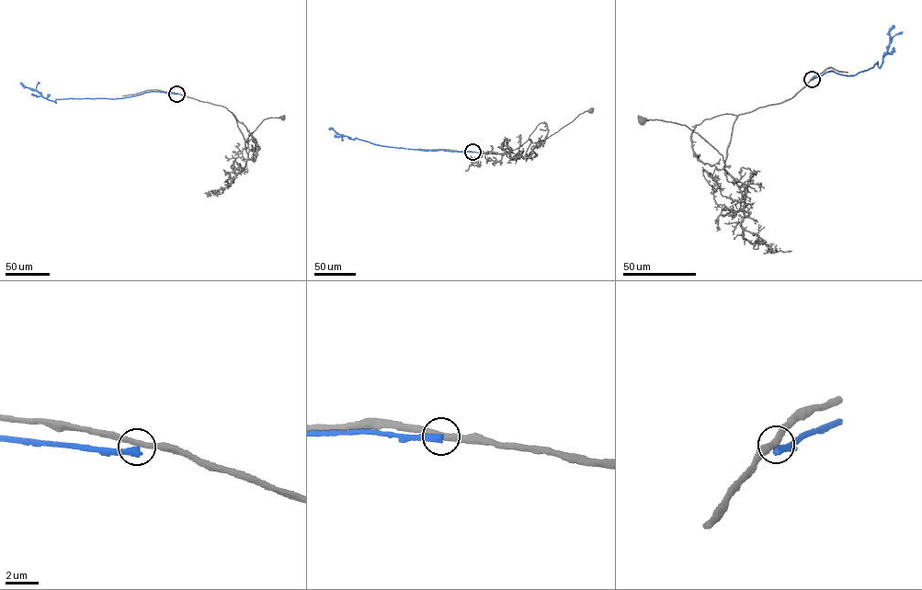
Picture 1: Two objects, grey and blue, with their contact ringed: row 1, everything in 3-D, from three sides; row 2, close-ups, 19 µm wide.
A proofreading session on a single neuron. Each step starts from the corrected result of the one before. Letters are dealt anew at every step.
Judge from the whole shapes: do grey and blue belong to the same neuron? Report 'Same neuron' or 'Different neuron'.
Different neuron

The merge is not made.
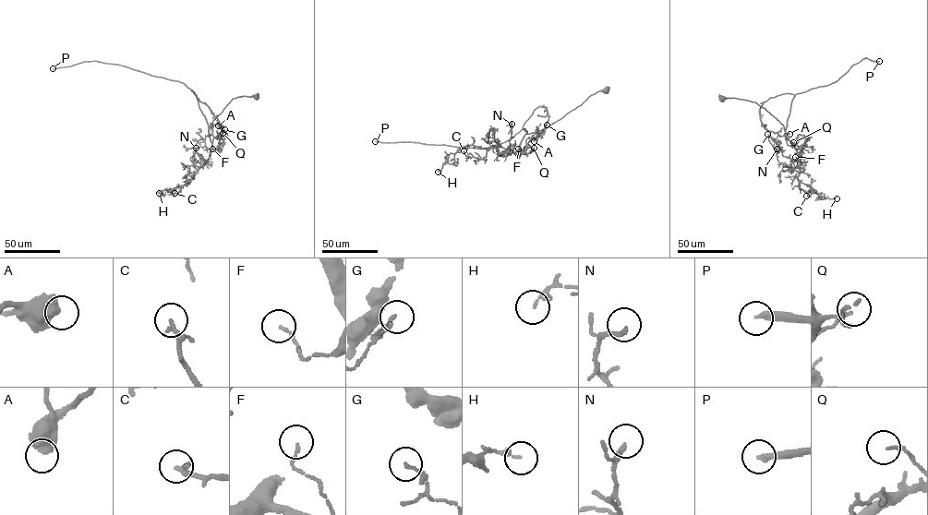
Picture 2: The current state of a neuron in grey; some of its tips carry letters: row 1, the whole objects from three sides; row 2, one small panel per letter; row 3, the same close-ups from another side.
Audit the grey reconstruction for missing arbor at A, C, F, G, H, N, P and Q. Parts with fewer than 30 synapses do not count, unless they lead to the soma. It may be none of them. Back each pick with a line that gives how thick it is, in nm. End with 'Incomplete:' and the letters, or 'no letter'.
P: 280 nm thick
Incomplete: P

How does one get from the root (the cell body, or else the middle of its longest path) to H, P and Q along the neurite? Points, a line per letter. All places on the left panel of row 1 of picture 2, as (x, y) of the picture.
H: (256, 97), (232, 99), (210, 126), (212, 147), (208, 161), (186, 185), (162, 190), (162, 195), (159, 193)
P: (256, 97), (232, 99), (209, 128), (198, 98), (179, 81), (97, 61), (53, 68)
Q: (256, 97), (232, 99), (210, 125), (210, 141), (214, 137), (220, 137), (222, 133)

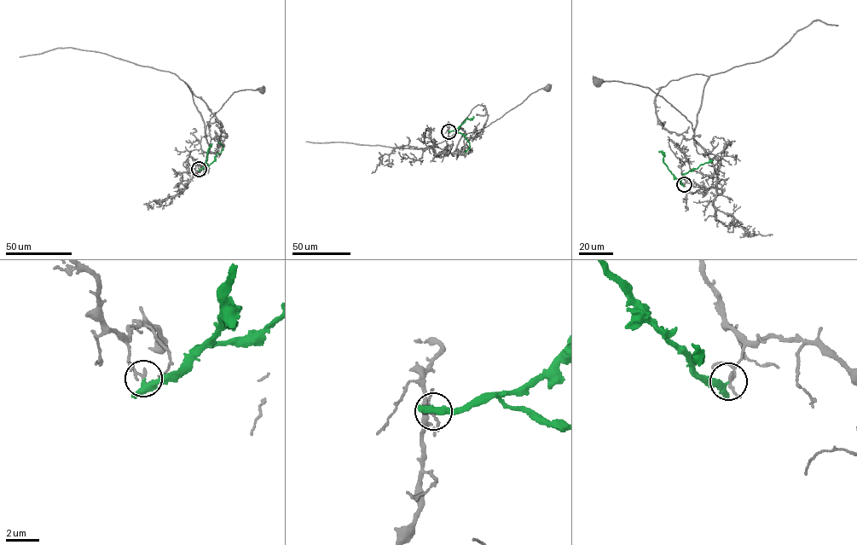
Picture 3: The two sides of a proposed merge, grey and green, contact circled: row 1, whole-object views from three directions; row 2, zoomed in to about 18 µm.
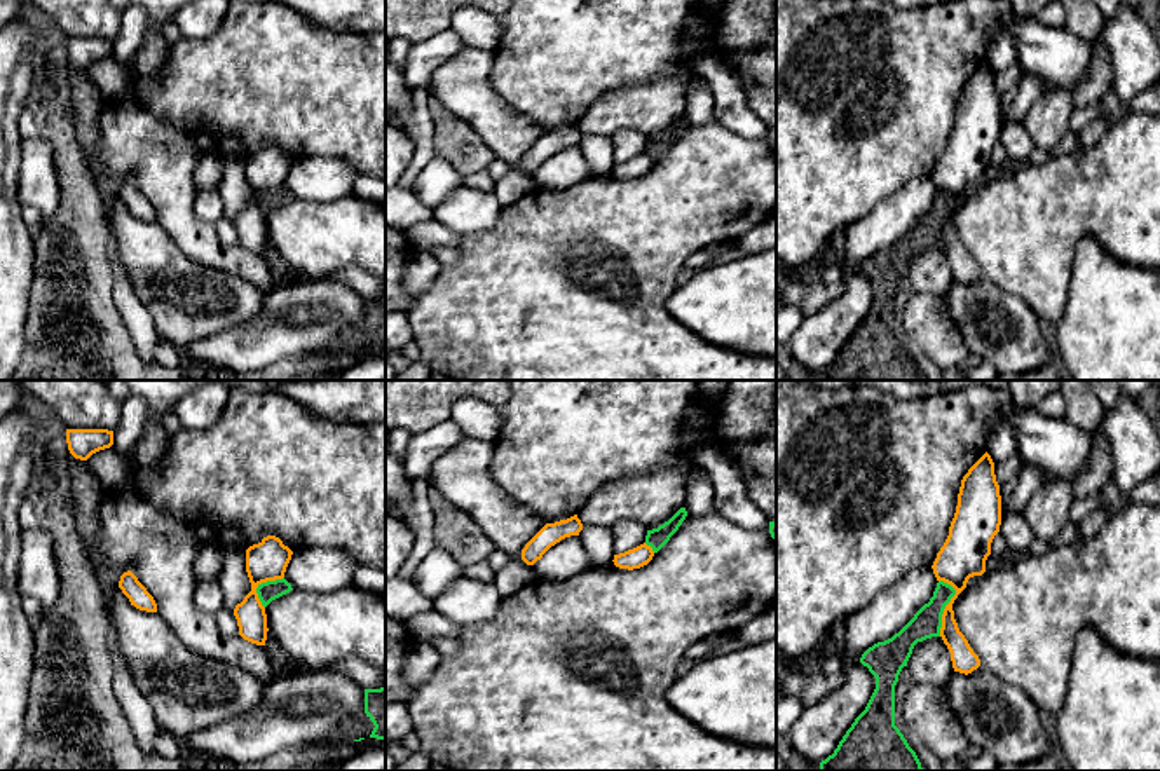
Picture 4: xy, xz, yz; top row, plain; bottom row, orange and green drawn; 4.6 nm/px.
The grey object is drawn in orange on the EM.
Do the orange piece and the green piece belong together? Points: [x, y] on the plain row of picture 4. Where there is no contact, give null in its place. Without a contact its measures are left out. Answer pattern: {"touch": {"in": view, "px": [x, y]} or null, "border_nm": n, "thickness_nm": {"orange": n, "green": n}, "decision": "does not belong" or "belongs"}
{"touch": {"in": "yz", "px": [946, 217]}, "border_nm": 260, "thickness_nm": {"orange": 200, "green": 140}, "decision": "does not belong"}

